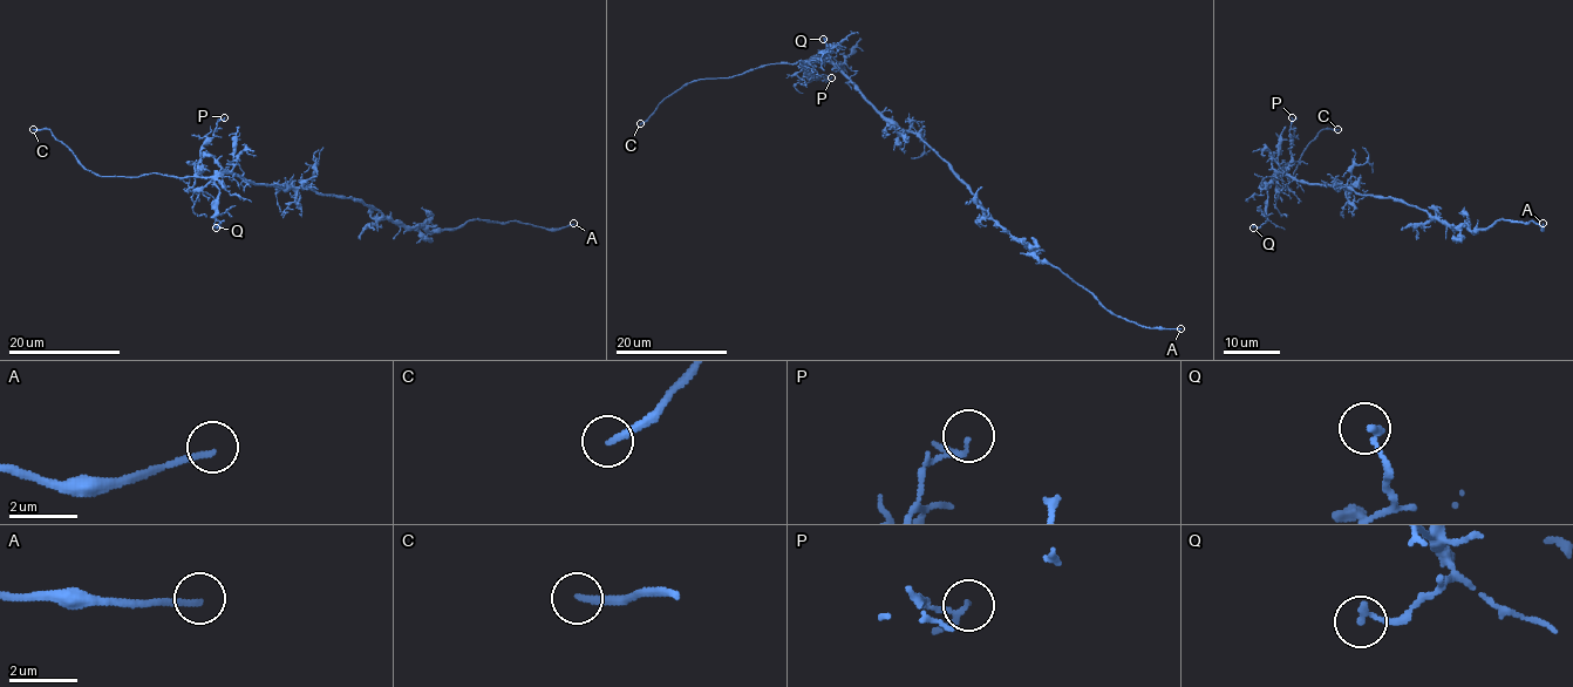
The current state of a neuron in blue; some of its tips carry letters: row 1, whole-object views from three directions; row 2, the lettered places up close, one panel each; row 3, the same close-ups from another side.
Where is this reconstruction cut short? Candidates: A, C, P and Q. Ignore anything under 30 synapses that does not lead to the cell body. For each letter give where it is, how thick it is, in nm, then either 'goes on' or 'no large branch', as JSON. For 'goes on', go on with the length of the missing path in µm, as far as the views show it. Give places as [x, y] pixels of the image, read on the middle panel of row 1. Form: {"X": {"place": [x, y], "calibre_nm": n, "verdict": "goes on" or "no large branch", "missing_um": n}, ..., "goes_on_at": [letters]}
{"A": {"place": [1180, 328], "calibre_nm": 170, "verdict": "goes on", "missing_um": 40}, "C": {"place": [640, 123], "calibre_nm": 200, "verdict": "no large branch"}, "P": {"place": [831, 77], "calibre_nm": 100, "verdict": "no large branch"}, "Q": {"place": [823, 39], "calibre_nm": 220, "verdict": "no large branch"}, "goes_on_at": ["A"]}

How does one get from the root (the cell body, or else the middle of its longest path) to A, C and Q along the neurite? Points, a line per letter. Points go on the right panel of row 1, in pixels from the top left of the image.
A: (1350, 190), (1402, 199), (1450, 226), (1471, 230), (1488, 229), (1499, 219), (1533, 222), (1543, 229), (1543, 223)
C: (1350, 190), (1305, 184), (1284, 172), (1274, 177), (1281, 172), (1291, 177), (1300, 155), (1321, 130), (1337, 129)
Q: (1350, 190), (1305, 184), (1278, 172), (1267, 190), (1267, 220), (1253, 228)

